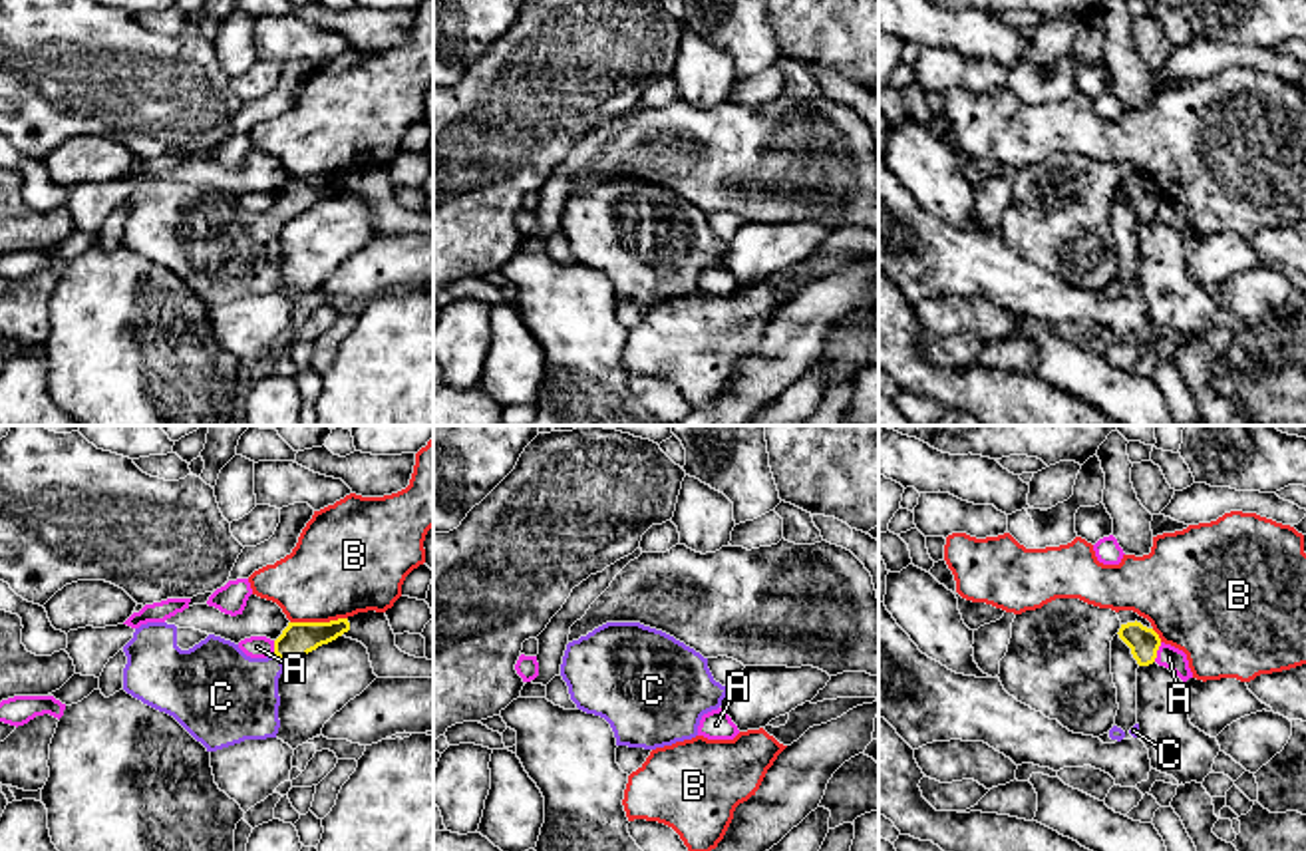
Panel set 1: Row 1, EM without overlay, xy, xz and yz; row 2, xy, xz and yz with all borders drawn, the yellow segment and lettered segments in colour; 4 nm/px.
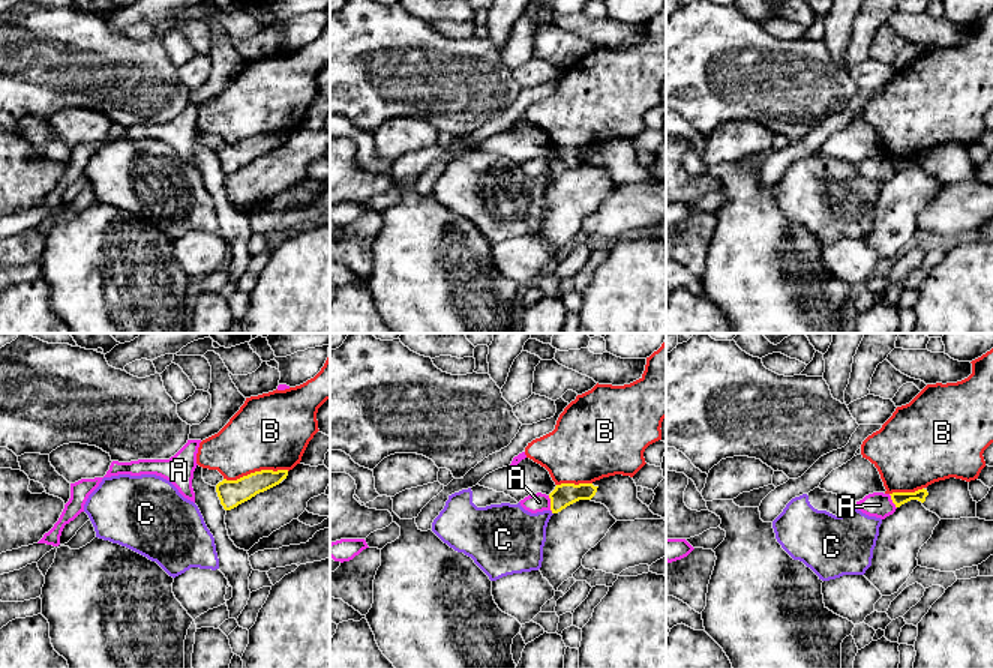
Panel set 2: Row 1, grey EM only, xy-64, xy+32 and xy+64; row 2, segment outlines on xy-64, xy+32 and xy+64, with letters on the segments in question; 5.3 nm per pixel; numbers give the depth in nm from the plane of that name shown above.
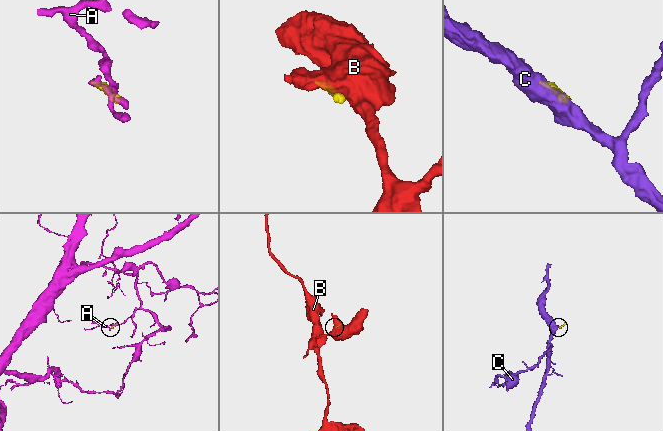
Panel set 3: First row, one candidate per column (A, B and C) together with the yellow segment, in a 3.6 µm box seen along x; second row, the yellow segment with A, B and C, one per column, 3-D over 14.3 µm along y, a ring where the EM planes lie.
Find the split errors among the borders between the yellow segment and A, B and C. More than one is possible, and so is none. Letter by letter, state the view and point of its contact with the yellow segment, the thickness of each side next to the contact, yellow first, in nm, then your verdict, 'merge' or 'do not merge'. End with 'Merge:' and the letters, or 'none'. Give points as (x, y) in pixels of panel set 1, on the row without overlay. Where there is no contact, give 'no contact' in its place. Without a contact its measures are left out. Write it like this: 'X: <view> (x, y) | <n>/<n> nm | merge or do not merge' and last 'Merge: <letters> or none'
A: yz (1155, 207) | 120/90 nm | do not merge
B: xy (319, 177) | 140/400 nm | do not merge
C: xy (281, 213) | 140/360 nm | merge
Merge: C

